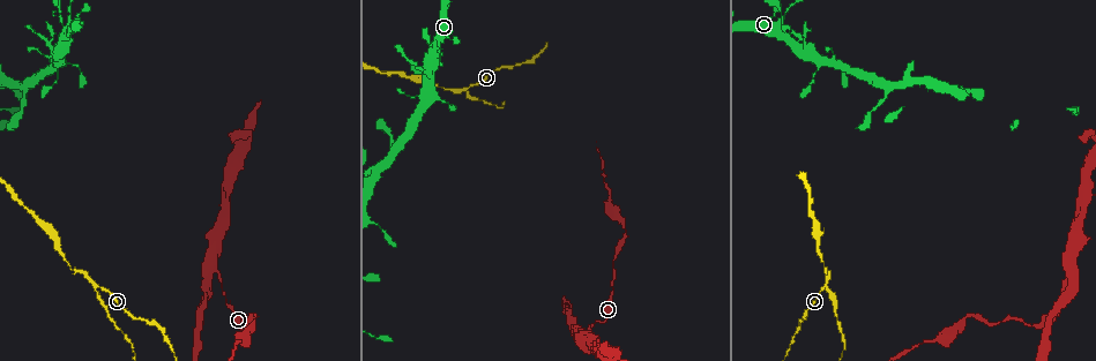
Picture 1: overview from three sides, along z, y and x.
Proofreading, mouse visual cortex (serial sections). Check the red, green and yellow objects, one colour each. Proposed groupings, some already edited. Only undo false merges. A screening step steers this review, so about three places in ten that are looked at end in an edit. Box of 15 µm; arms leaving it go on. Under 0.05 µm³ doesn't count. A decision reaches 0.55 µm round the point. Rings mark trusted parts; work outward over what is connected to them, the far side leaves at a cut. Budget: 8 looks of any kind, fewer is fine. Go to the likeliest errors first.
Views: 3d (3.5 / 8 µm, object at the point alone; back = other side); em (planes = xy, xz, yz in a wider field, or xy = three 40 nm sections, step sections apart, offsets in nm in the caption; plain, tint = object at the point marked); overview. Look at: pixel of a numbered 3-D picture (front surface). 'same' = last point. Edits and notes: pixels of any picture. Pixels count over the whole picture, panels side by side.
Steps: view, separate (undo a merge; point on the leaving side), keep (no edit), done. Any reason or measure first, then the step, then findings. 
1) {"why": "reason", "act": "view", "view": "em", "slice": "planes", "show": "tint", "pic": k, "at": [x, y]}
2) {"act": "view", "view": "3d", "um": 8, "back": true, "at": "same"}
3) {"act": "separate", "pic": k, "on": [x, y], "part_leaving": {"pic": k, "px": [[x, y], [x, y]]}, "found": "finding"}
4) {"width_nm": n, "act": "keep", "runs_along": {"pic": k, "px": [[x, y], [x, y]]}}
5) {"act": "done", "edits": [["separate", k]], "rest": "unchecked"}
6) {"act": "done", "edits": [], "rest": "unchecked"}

{"why": "two arms in line, one across", "act": "view", "view": "3d", "um": 3.5, "pic": 1, "at": [824, 287]}

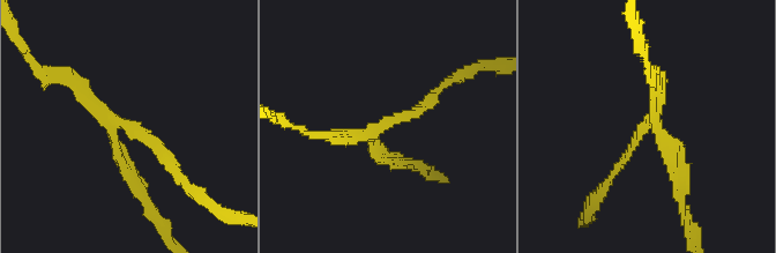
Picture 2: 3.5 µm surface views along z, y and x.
{"arms": 3, "arm_widths_nm": [150, 150, 150], "why": "now the EM", "act": "view", "view": "em", "slice": "xy", "step": 1, "show": "tint", "pic": 2, "at": [376, 133]}

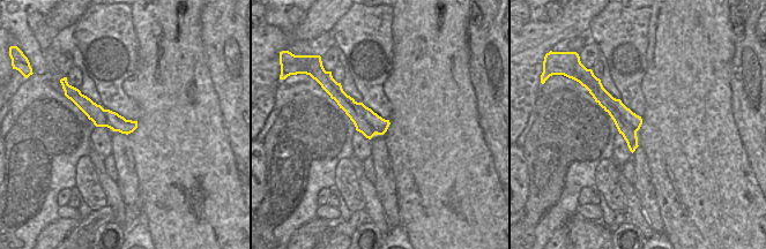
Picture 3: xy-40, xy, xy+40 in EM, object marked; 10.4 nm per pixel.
{"width_nm": 260, "act": "separate", "pic": 2, "on": [676, 163], "part_leaving": {"pic": 2, "px": [[658, 128], [683, 183], [688, 224]]}, "found": "two cells meet here"}

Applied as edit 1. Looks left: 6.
{"why": "sharp bend", "act": "view", "view": "3d", "um": 3.5, "pic": 1, "at": [968, 314]}

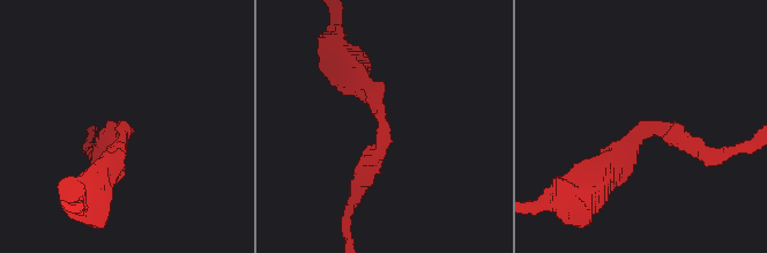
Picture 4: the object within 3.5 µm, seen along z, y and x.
{"arm_widths_nm": [200, 300], "why": "shape alone is not enough", "act": "view", "view": "em", "slice": "xy", "step": 5, "show": "tint", "pic": 4, "at": [643, 129]}

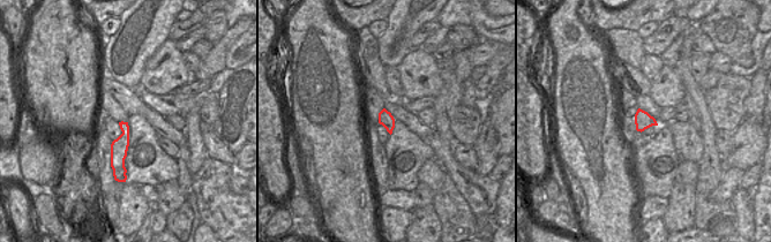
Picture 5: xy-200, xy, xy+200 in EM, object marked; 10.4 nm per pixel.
{"width_nm": 150, "act": "keep", "runs_along": {"pic": 4, "px": [[707, 155], [642, 129], [597, 183]]}, "found": "continuous, no second cell"}

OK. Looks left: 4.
{"why": "three arms meet", "act": "view", "view": "3d", "um": 3.5, "pic": 1, "at": [1074, 266]}

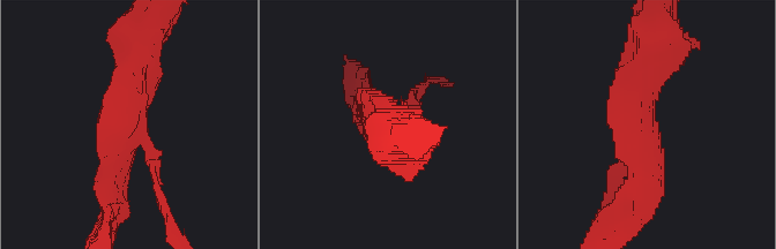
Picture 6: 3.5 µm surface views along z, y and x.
{"act": "view", "view": "em", "slice": "xy", "step": 2, "show": "tint", "pic": 6, "at": [132, 127]}

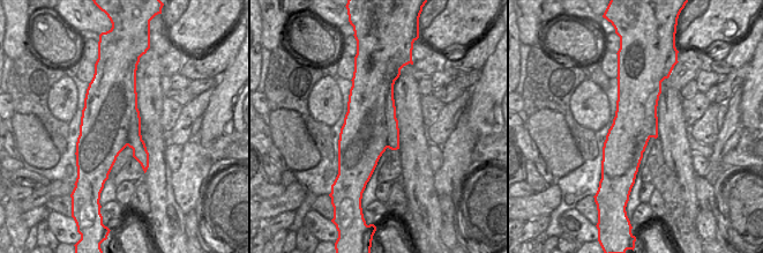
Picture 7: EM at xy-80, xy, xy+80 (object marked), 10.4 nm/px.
{"why": "another direction", "act": "view", "view": "em", "slice": "xy", "step": 1, "show": "tint", "at": "same"}

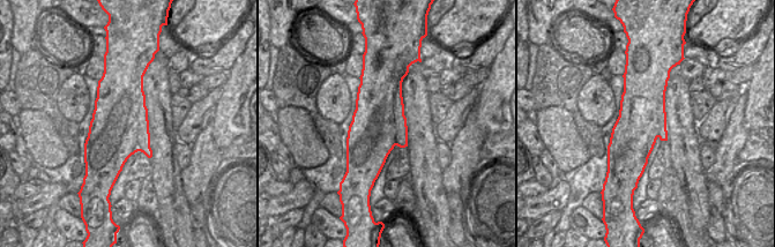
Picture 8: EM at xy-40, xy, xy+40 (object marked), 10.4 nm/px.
{"act": "separate", "pic": 6, "on": [644, 135], "border": {"pic": 8, "px": [[149, 144], [139, 150]]}, "found": "two cells meet here"}

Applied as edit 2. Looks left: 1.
{"act": "done", "edits": [["separate", 2], ["separate", 6]], "rest": "unchecked"}

